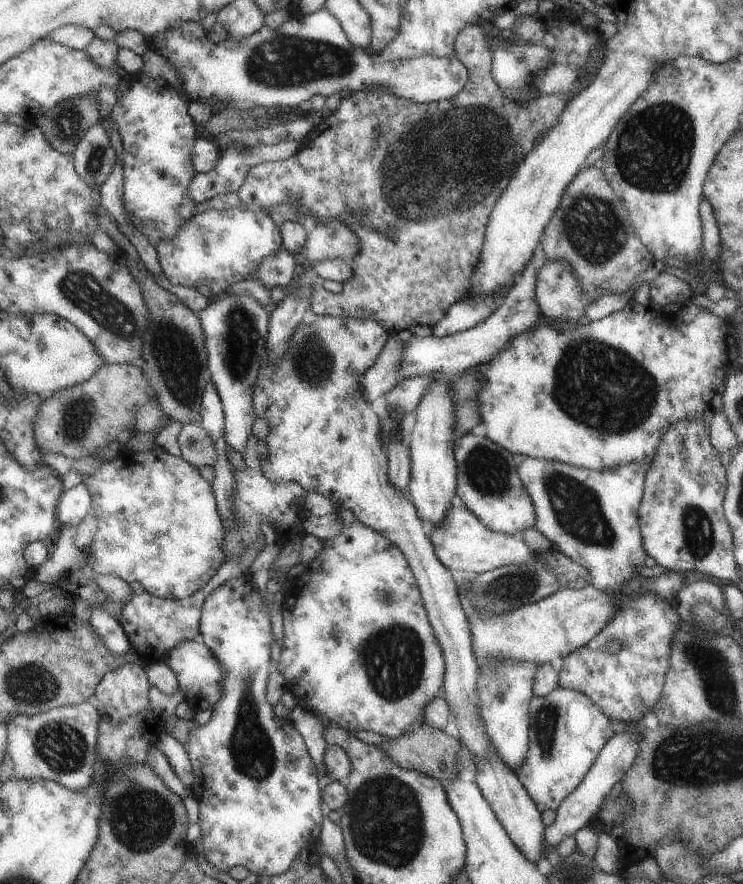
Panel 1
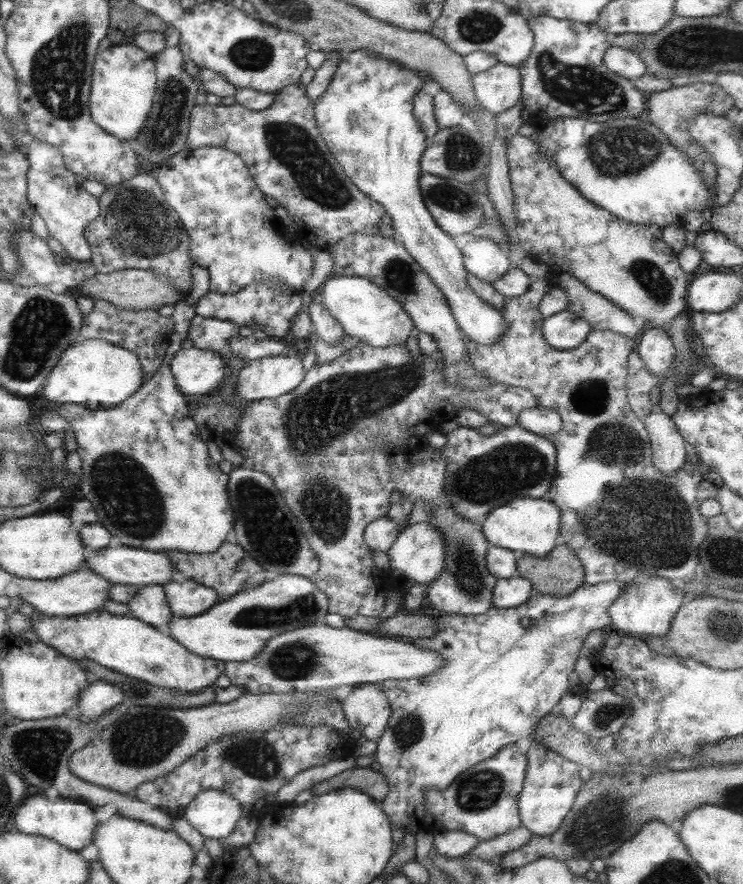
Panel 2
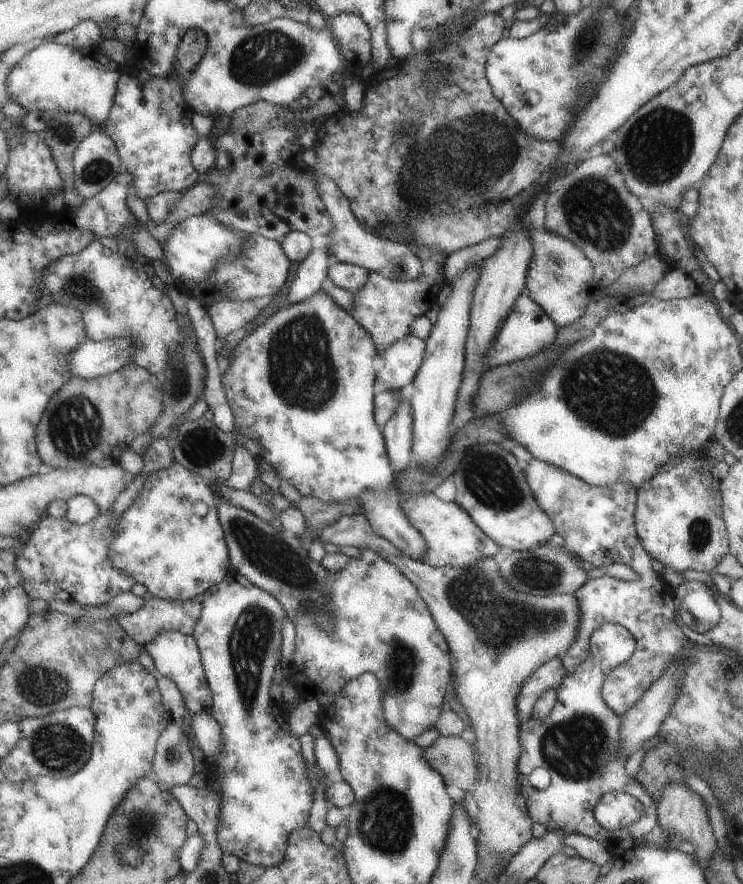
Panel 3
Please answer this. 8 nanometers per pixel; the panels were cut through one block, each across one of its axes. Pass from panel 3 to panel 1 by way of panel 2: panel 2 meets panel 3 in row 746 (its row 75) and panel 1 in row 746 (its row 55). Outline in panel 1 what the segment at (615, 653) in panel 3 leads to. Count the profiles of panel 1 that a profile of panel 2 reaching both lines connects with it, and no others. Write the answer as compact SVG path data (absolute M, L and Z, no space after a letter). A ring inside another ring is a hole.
M557 686L553 692L541 698L539 696L531 698L529 702L529 750L527 750L525 762L517 770L517 778L539 812L549 810L549 808L555 812L559 808L559 804L583 782L585 774L595 764L595 758L599 756L601 748L605 748L605 744L611 740L613 734L615 734L615 728L609 722L609 718L585 694L577 690L567 690L567 688Z

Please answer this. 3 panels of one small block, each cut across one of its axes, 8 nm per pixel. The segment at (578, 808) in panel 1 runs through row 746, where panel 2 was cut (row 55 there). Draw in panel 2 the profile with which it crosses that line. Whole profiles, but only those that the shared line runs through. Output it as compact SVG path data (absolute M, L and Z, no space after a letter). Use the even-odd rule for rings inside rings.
M615 46L607 48L607 52L603 56L603 68L607 68L609 72L613 72L629 82L647 74L647 66L643 64L643 60L639 58L637 52L625 50L625 48L615 48Z

